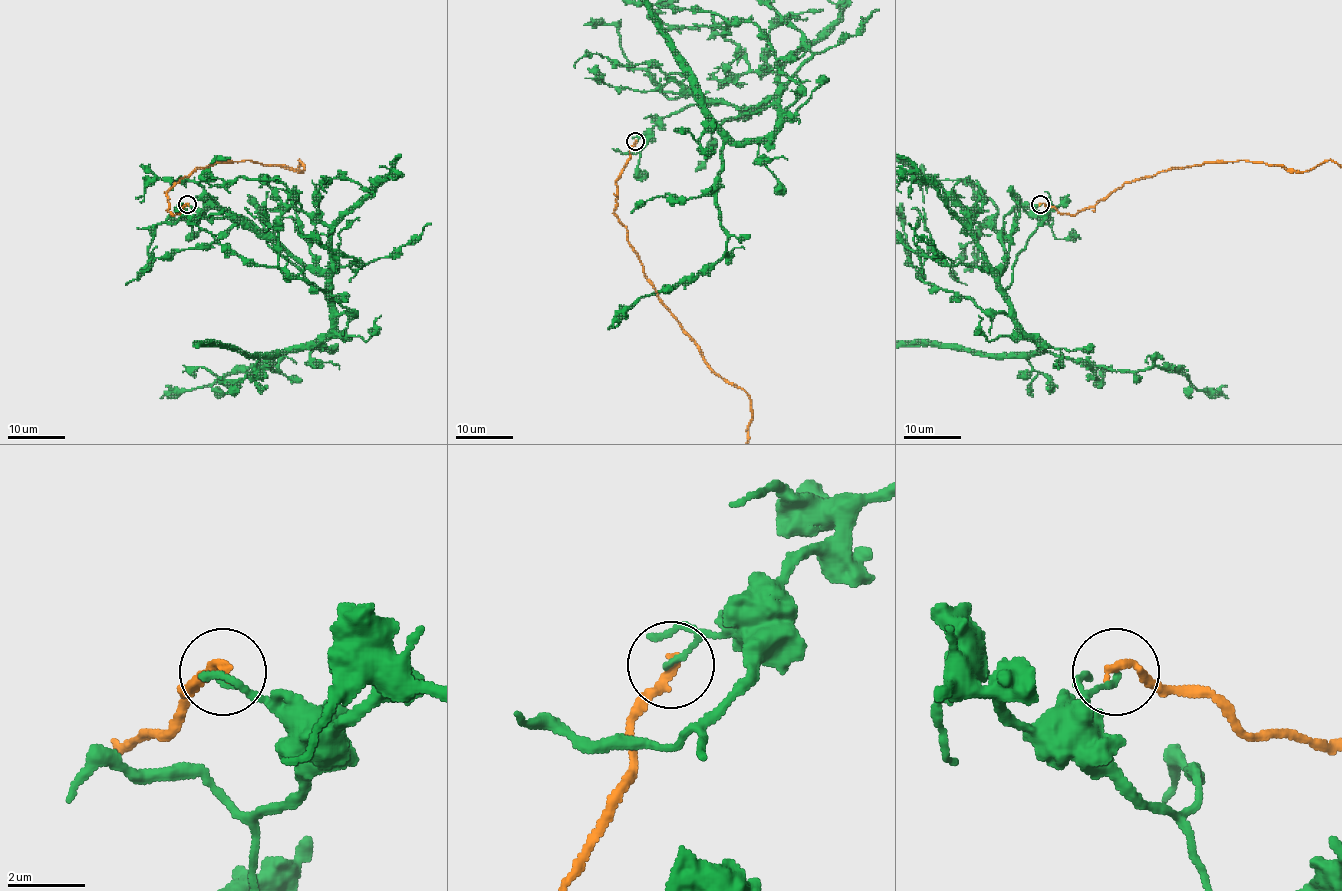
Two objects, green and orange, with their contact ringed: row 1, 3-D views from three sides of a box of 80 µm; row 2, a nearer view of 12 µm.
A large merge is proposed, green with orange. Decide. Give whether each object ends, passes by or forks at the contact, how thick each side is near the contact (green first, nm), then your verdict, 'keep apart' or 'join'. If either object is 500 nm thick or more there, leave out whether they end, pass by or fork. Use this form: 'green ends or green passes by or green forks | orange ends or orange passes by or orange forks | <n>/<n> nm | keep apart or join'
green ends | orange ends | 140/240 nm | keep apart

